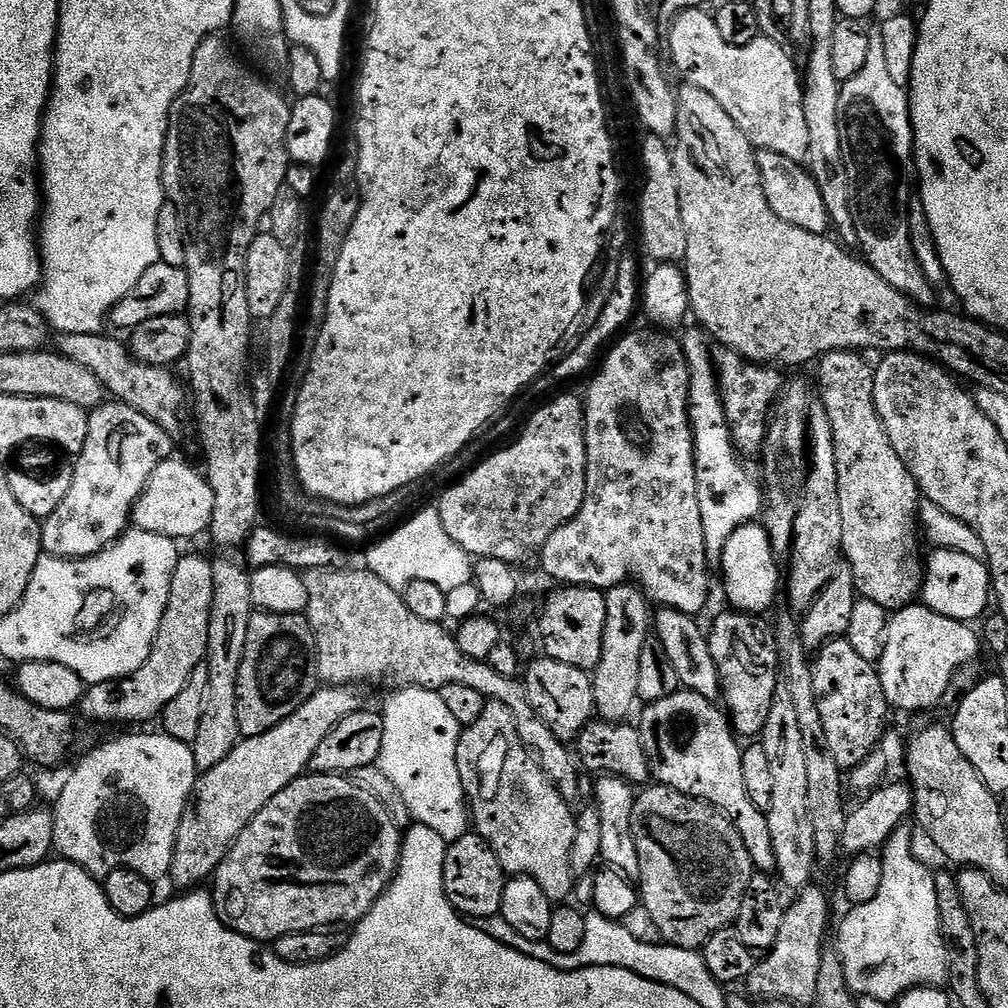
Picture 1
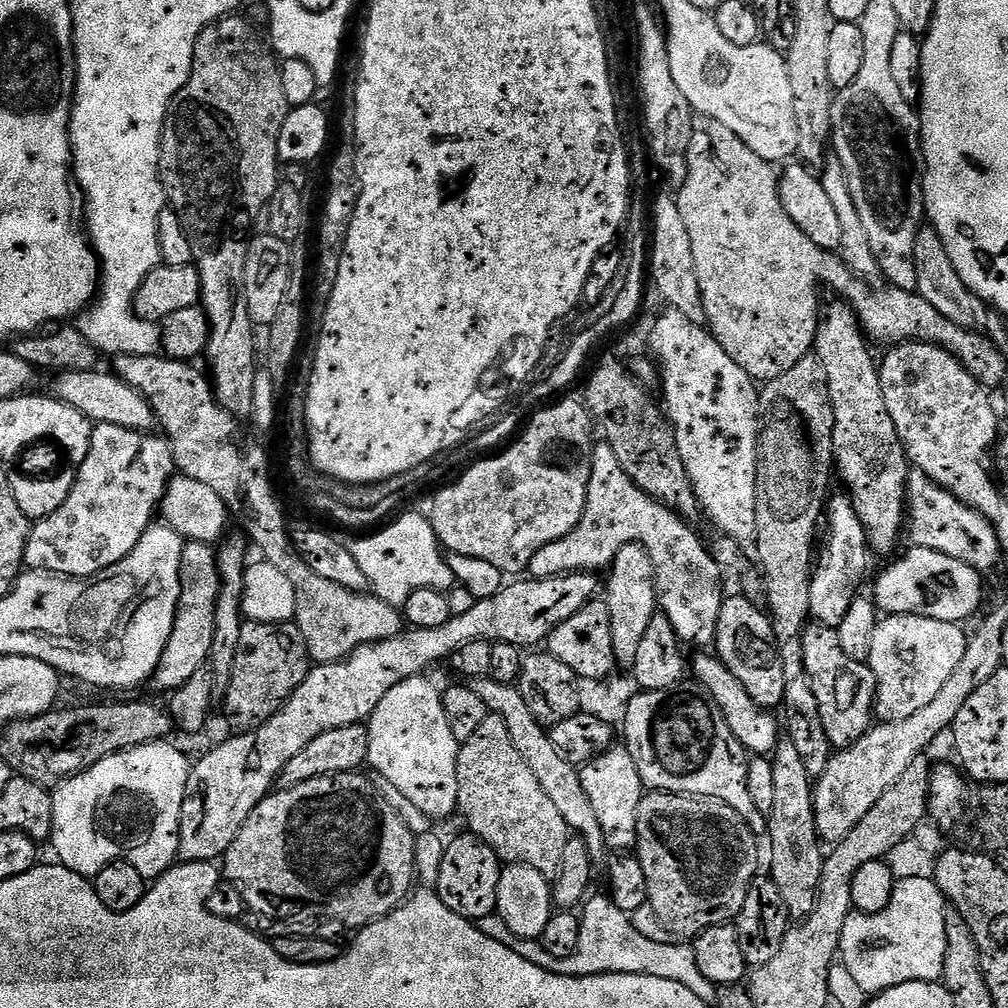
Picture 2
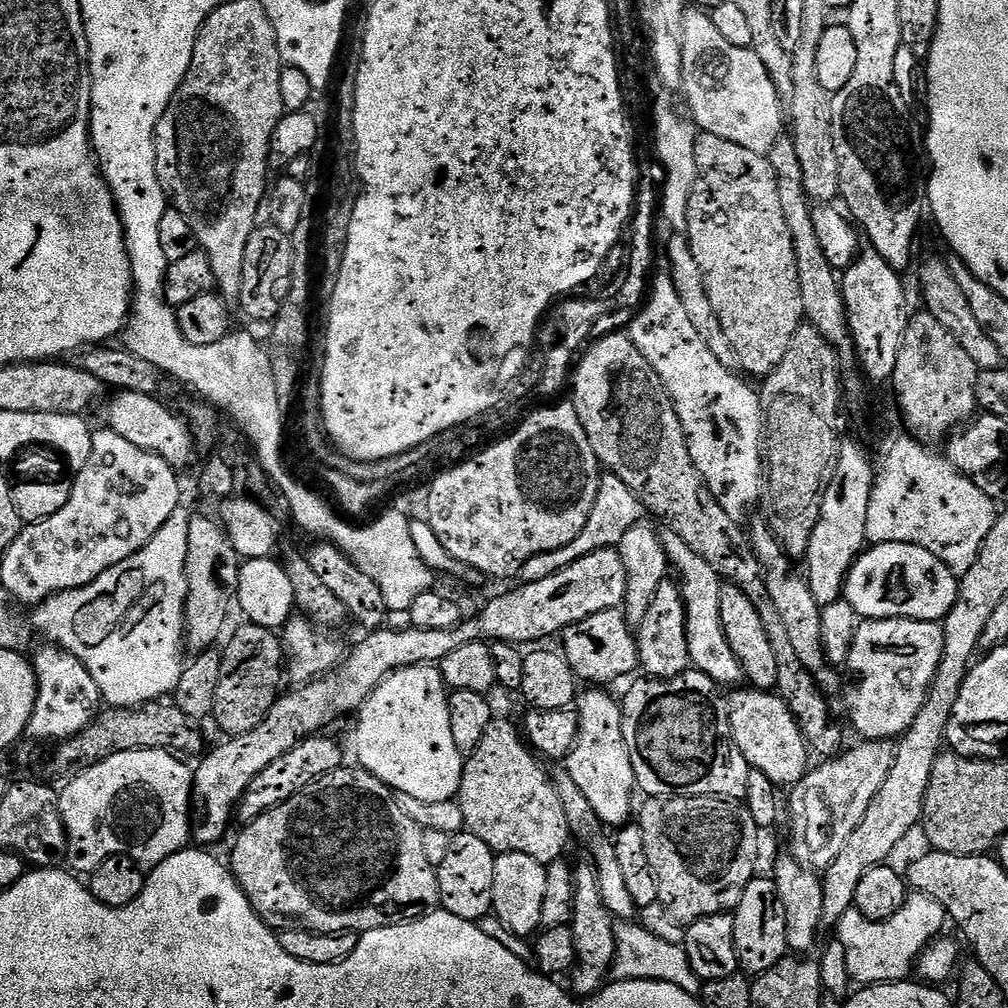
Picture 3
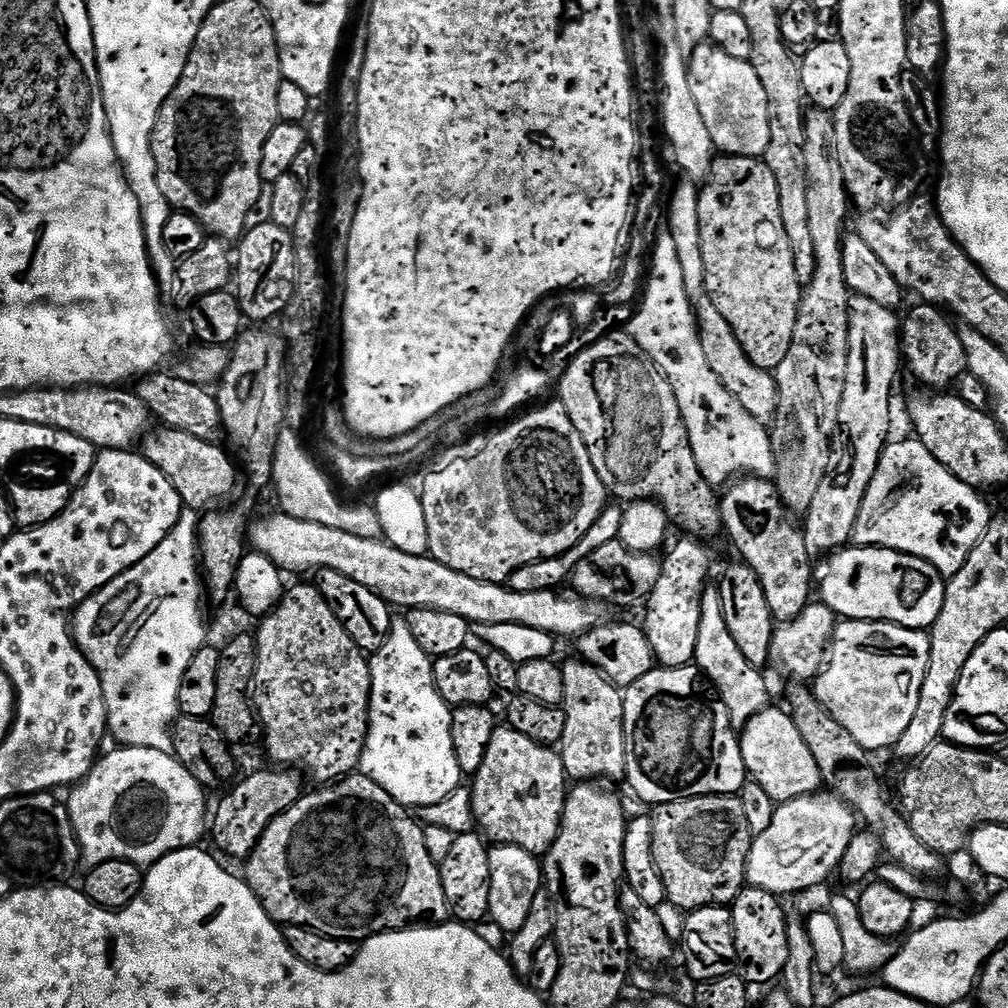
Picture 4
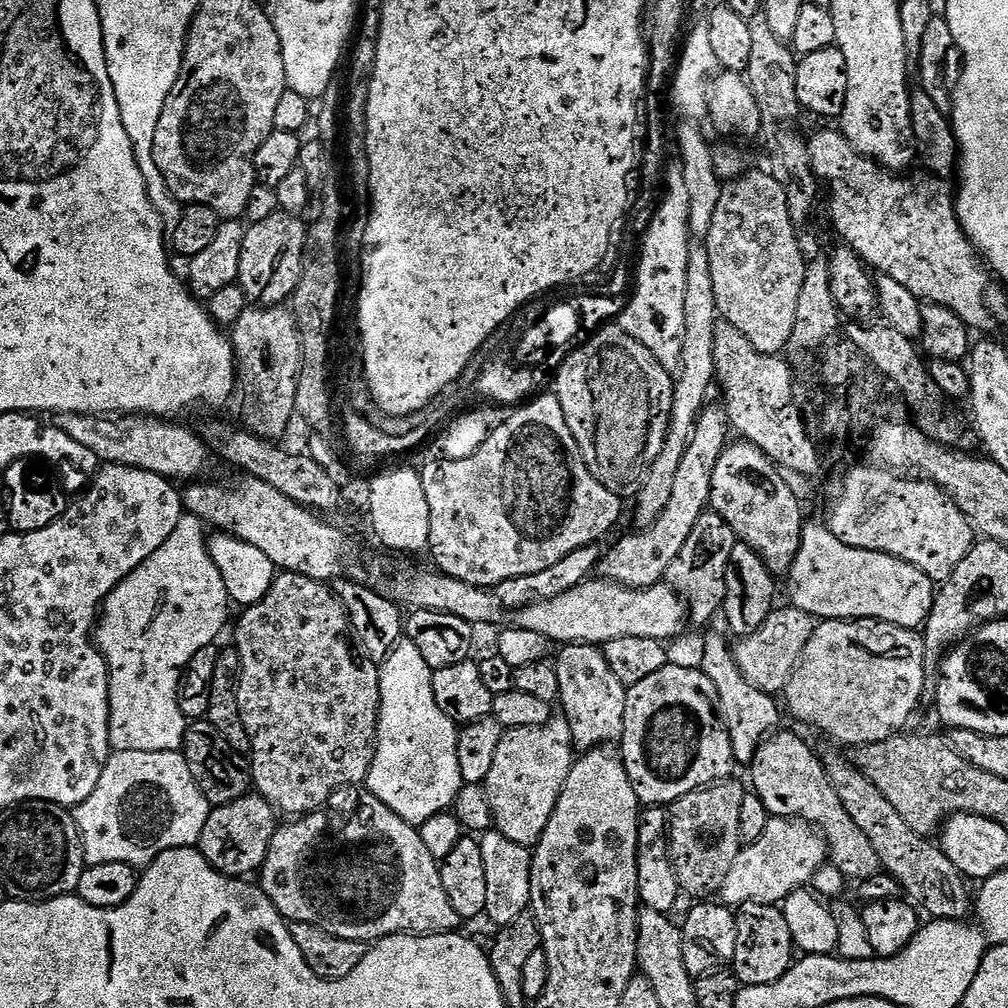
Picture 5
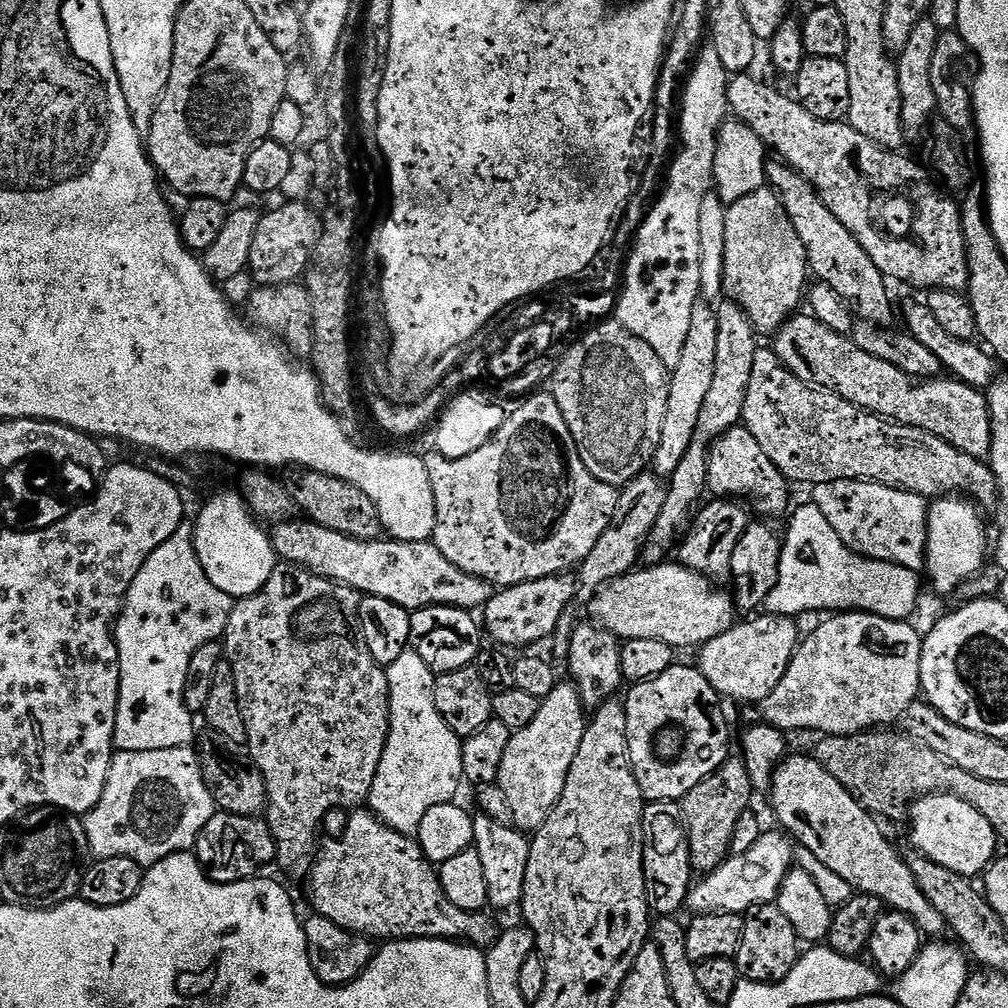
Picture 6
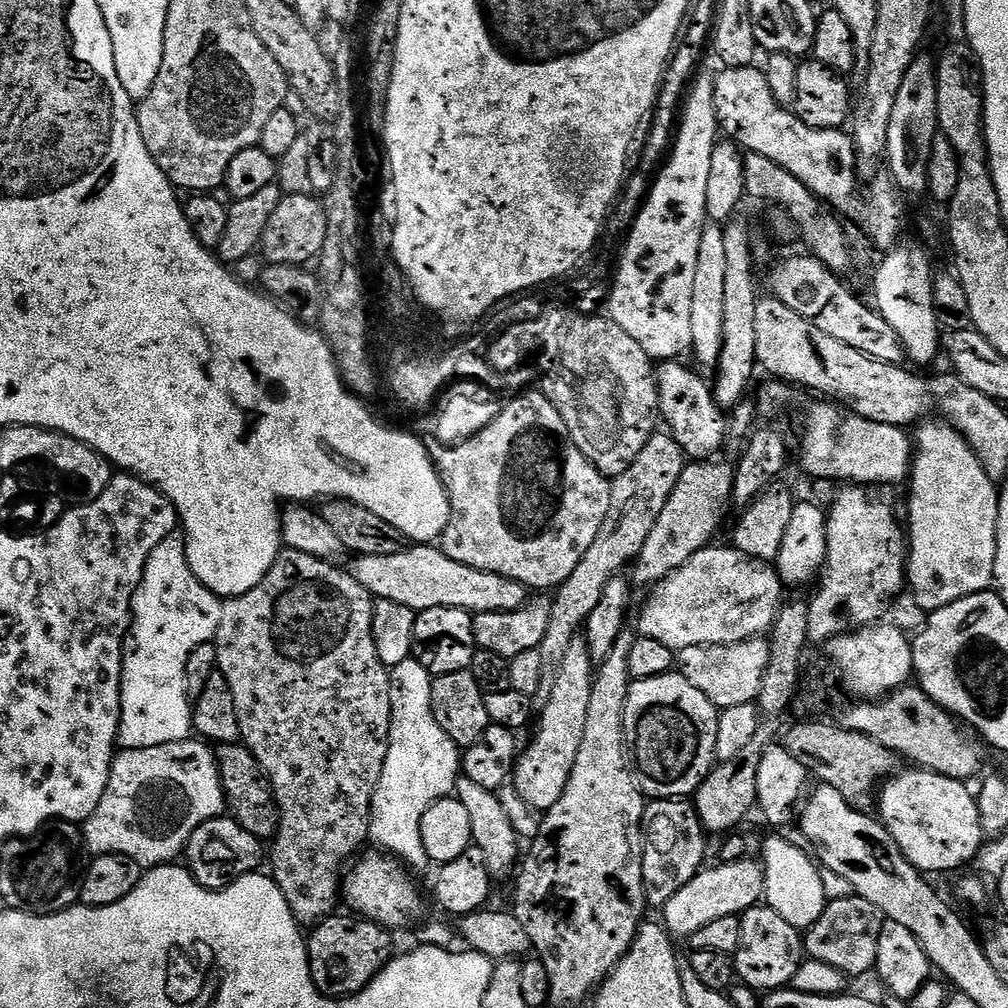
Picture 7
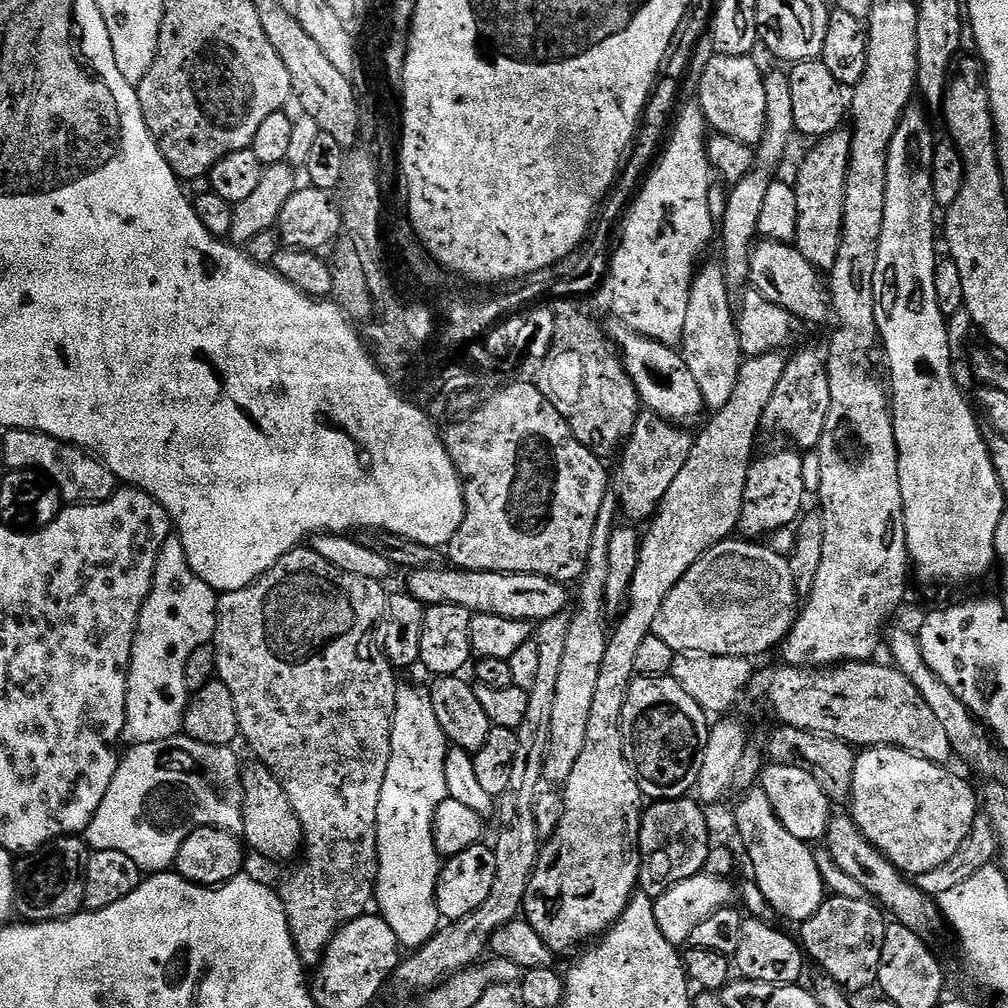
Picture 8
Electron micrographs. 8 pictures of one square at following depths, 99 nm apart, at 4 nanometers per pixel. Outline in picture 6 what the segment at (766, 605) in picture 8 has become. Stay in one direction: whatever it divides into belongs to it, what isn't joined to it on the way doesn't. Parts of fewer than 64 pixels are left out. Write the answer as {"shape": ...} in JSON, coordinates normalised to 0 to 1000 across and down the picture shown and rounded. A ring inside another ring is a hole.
{"shape":[[[674,558],[639,562],[634,565],[622,567],[611,575],[604,575],[599,582],[592,585],[586,595],[582,596],[581,603],[588,611],[584,612],[594,622],[607,627],[616,636],[629,633],[653,633],[653,637],[661,637],[668,645],[687,642],[689,644],[693,640],[704,637],[704,633],[712,633],[712,629],[726,622],[732,611],[729,598],[719,584],[717,587],[707,576],[699,575],[697,571],[693,571],[691,567],[679,563]]]}

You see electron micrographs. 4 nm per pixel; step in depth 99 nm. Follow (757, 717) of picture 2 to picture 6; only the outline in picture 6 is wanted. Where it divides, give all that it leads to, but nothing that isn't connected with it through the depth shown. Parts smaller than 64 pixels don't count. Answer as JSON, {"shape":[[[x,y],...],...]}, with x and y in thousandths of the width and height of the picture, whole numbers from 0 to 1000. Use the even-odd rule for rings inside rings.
{"shape":[[[805,749],[778,751],[766,774],[766,806],[775,822],[791,838],[804,843],[813,855],[821,859],[827,867],[837,871],[845,883],[875,894],[884,904],[894,905],[913,920],[921,931],[938,928],[938,918],[935,907],[923,899],[923,895],[911,883],[905,864],[889,846],[879,826],[873,822],[874,814],[860,806],[851,795],[813,759]]]}

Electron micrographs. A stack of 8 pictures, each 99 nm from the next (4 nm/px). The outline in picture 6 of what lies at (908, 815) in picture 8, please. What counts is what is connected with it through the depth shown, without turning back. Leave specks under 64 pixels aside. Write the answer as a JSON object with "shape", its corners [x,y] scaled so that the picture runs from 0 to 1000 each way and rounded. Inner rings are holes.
{"shape":[[[928,786],[925,790],[915,790],[904,799],[905,805],[905,837],[912,848],[923,855],[931,855],[931,859],[938,859],[938,863],[946,863],[946,867],[954,867],[961,871],[971,870],[979,865],[981,858],[988,853],[990,830],[986,819],[962,800],[962,796],[954,796],[949,790],[939,790],[937,786]]]}

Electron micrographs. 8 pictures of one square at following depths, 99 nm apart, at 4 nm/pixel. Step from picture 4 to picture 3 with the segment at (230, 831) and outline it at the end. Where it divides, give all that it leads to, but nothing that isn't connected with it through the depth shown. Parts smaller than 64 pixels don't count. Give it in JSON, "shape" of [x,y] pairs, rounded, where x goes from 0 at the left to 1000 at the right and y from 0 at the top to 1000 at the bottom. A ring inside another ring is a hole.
{"shape":[[[314,728],[299,734],[280,752],[276,752],[276,756],[268,756],[268,760],[264,760],[264,764],[260,764],[260,768],[256,768],[252,776],[248,776],[236,799],[237,813],[239,810],[239,814],[242,815],[255,813],[261,806],[280,800],[280,796],[292,792],[292,788],[308,781],[311,776],[319,773],[323,768],[335,765],[341,757],[340,744],[325,731],[325,728]]]}

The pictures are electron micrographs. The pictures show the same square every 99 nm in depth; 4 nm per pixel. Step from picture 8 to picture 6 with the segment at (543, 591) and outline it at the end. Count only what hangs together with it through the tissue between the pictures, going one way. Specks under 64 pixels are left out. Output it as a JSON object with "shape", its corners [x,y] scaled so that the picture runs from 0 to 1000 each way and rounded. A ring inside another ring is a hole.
{"shape":[[[297,515],[285,516],[281,522],[274,522],[269,525],[270,544],[274,547],[275,553],[279,557],[294,560],[297,563],[304,564],[305,567],[311,567],[313,571],[318,571],[324,575],[330,575],[336,579],[342,579],[345,583],[349,583],[352,587],[356,587],[363,591],[371,593],[383,593],[383,597],[391,597],[395,601],[412,605],[414,603],[428,603],[430,599],[443,599],[446,603],[463,603],[465,605],[479,604],[490,586],[489,580],[483,579],[481,575],[470,573],[466,569],[462,569],[458,565],[454,565],[454,562],[450,562],[450,558],[442,558],[442,553],[438,551],[438,546],[435,546],[428,536],[390,536],[388,534],[378,534],[376,536],[355,536],[347,534],[343,530],[335,530],[335,526],[323,526],[323,522],[318,520],[311,520],[309,518],[301,518],[298,520]]]}

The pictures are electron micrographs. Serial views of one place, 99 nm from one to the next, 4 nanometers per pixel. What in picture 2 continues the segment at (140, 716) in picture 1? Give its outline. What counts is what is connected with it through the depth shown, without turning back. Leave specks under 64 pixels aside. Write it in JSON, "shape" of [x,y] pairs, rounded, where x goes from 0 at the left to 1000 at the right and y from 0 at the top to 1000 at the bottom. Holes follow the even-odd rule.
{"shape":[[[187,536],[181,546],[179,559],[179,592],[175,602],[173,625],[169,637],[155,662],[153,680],[159,687],[170,688],[185,681],[185,677],[197,663],[207,658],[212,641],[212,609],[218,584],[218,566],[214,557],[215,545],[209,540]]]}

